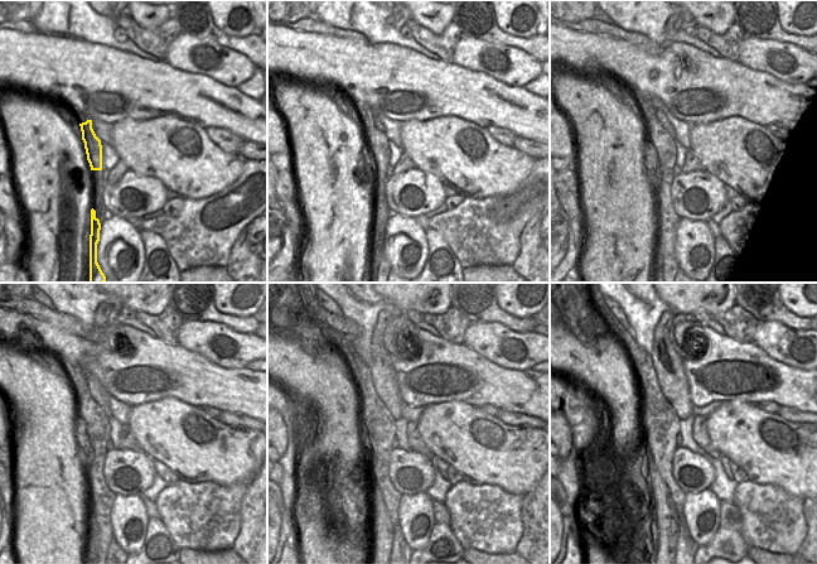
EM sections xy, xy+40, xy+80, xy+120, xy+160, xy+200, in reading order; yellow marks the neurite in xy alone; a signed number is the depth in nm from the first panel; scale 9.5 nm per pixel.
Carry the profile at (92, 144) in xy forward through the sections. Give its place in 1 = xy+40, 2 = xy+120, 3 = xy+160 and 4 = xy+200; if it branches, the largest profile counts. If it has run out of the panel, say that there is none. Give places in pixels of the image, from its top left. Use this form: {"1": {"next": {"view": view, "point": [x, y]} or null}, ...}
{"1": {"next": {"view": "xy+40", "point": [380, 154]}}, "2": {"next": {"view": "xy+120", "point": [101, 499]}}, "3": {"next": {"view": "xy+160", "point": [383, 497]}}, "4": {"next": {"view": "xy+200", "point": [667, 499]}}}

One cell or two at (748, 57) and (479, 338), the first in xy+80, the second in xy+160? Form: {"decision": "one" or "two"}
{"decision": "one"}

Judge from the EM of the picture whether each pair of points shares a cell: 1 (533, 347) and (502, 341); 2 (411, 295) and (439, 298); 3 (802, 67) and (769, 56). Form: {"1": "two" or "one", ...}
{"1": "one", "2": "one", "3": "one"}

